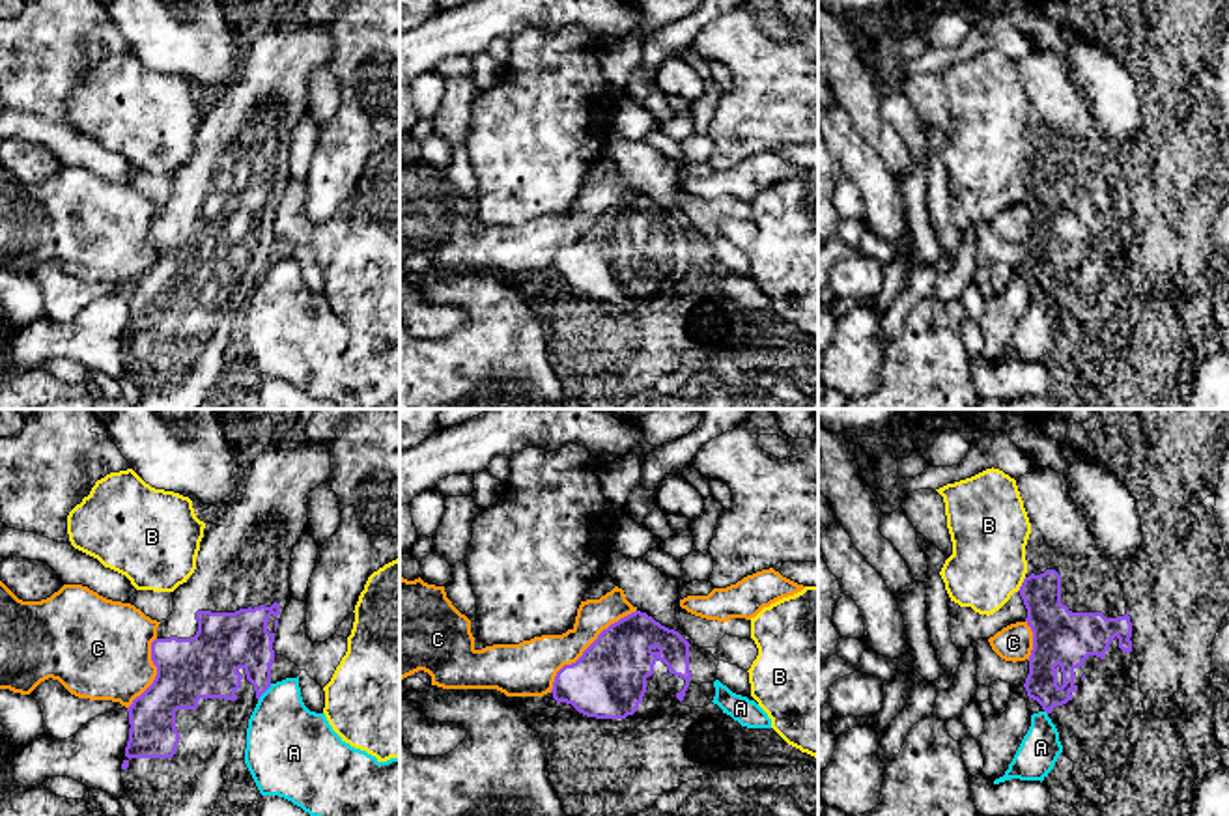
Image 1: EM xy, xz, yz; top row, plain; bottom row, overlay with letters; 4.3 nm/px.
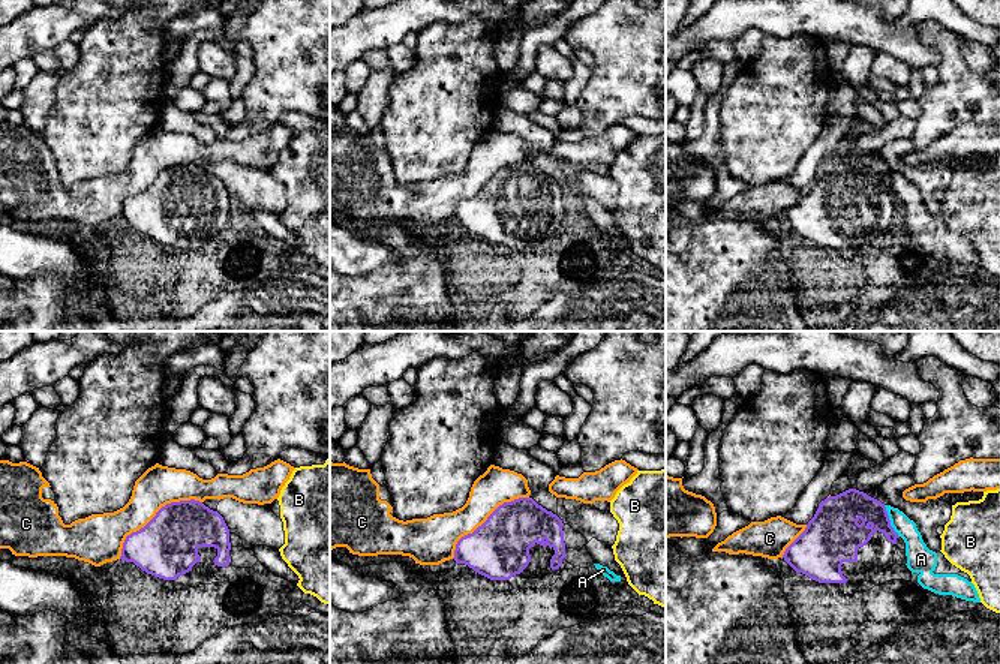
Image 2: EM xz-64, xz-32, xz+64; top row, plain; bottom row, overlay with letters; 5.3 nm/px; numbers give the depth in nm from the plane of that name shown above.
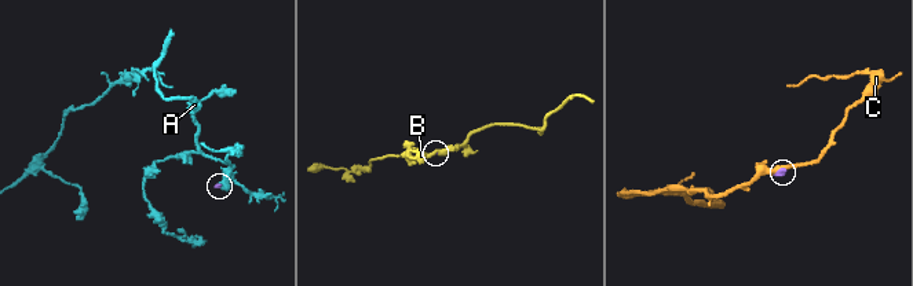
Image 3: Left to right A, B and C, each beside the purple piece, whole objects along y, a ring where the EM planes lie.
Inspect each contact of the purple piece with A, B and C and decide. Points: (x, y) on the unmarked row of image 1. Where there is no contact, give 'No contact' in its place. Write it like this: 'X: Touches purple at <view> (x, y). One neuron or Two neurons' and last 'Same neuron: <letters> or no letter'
A: Touches purple at xy (264, 273). Two neurons
B: Touches purple at yz (1022, 167). Two neurons
C: Touches purple at xz (587, 230). Two neurons
Same neuron: no letter

